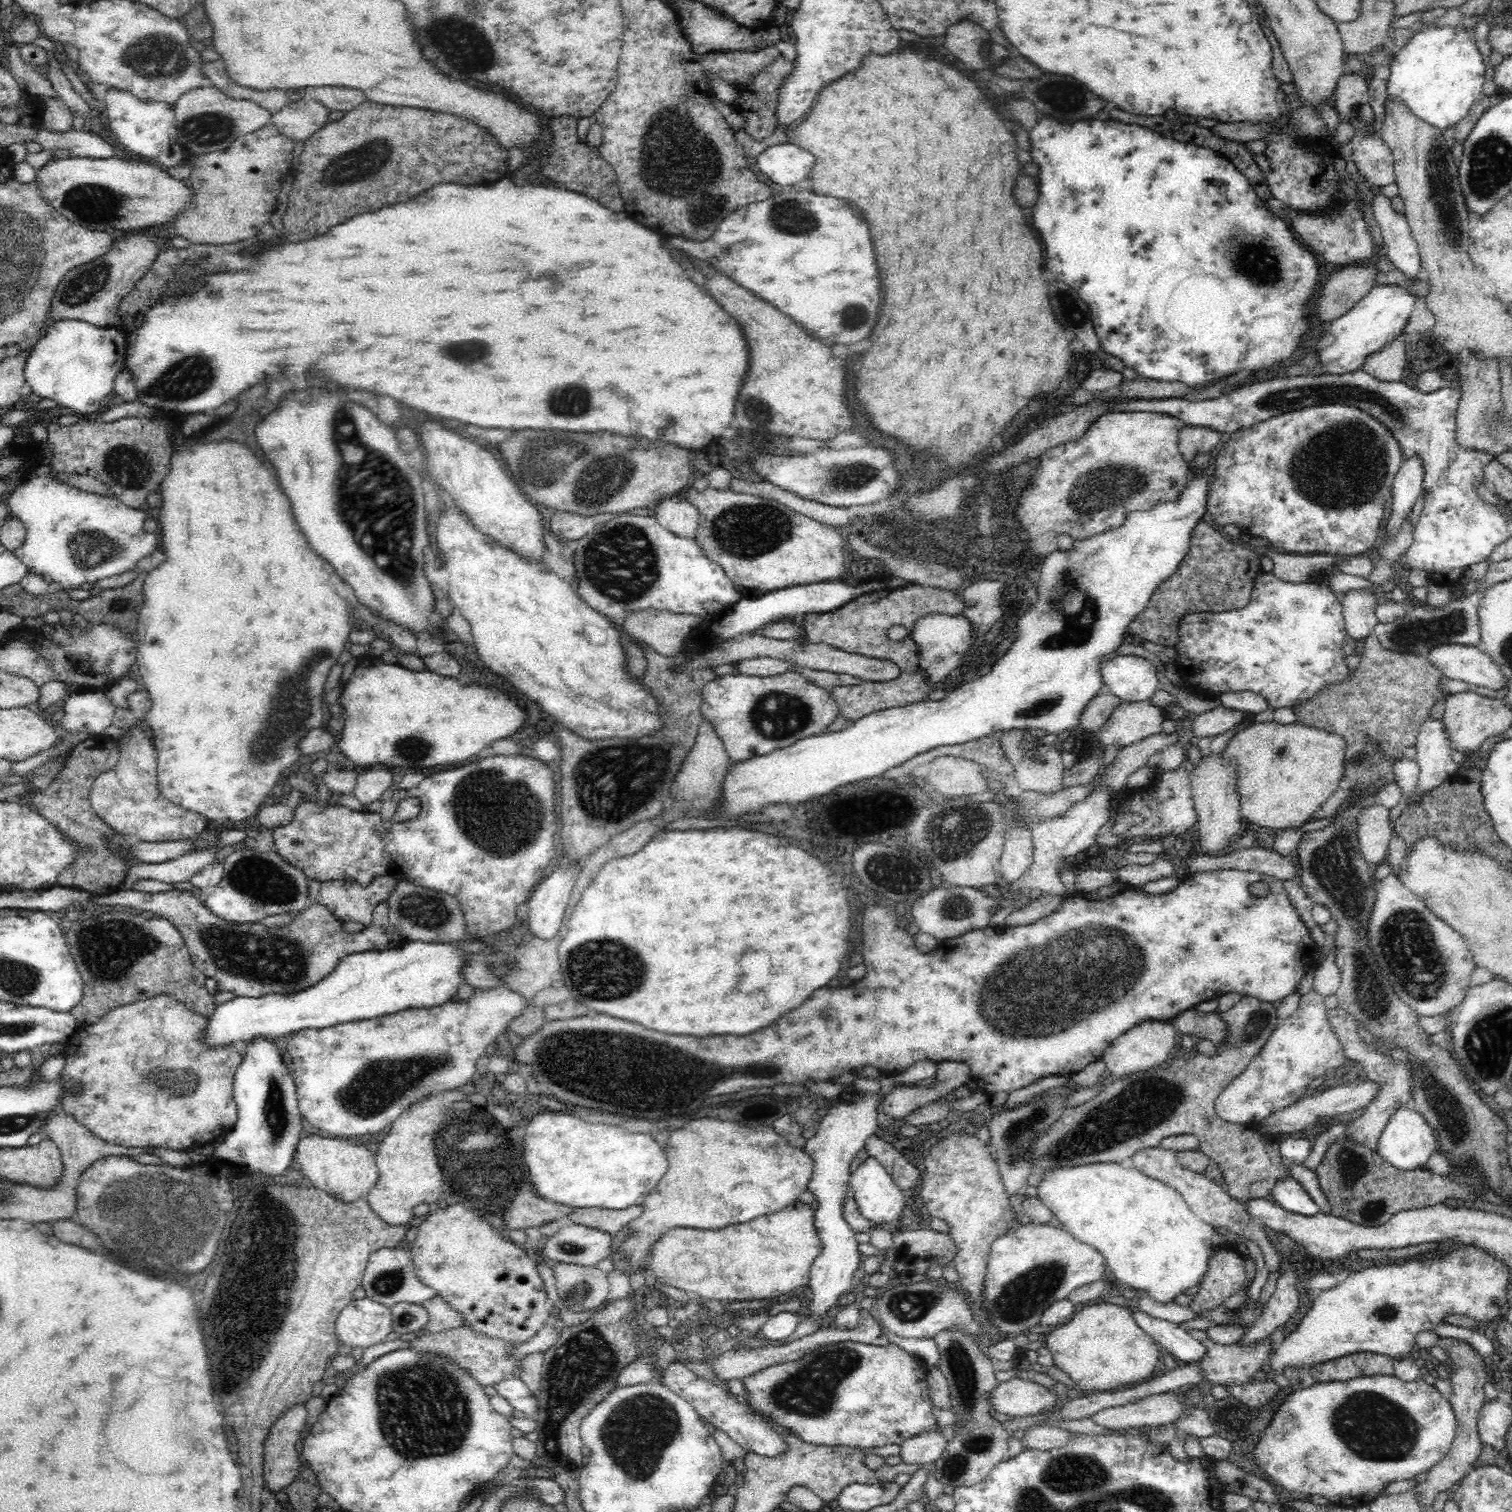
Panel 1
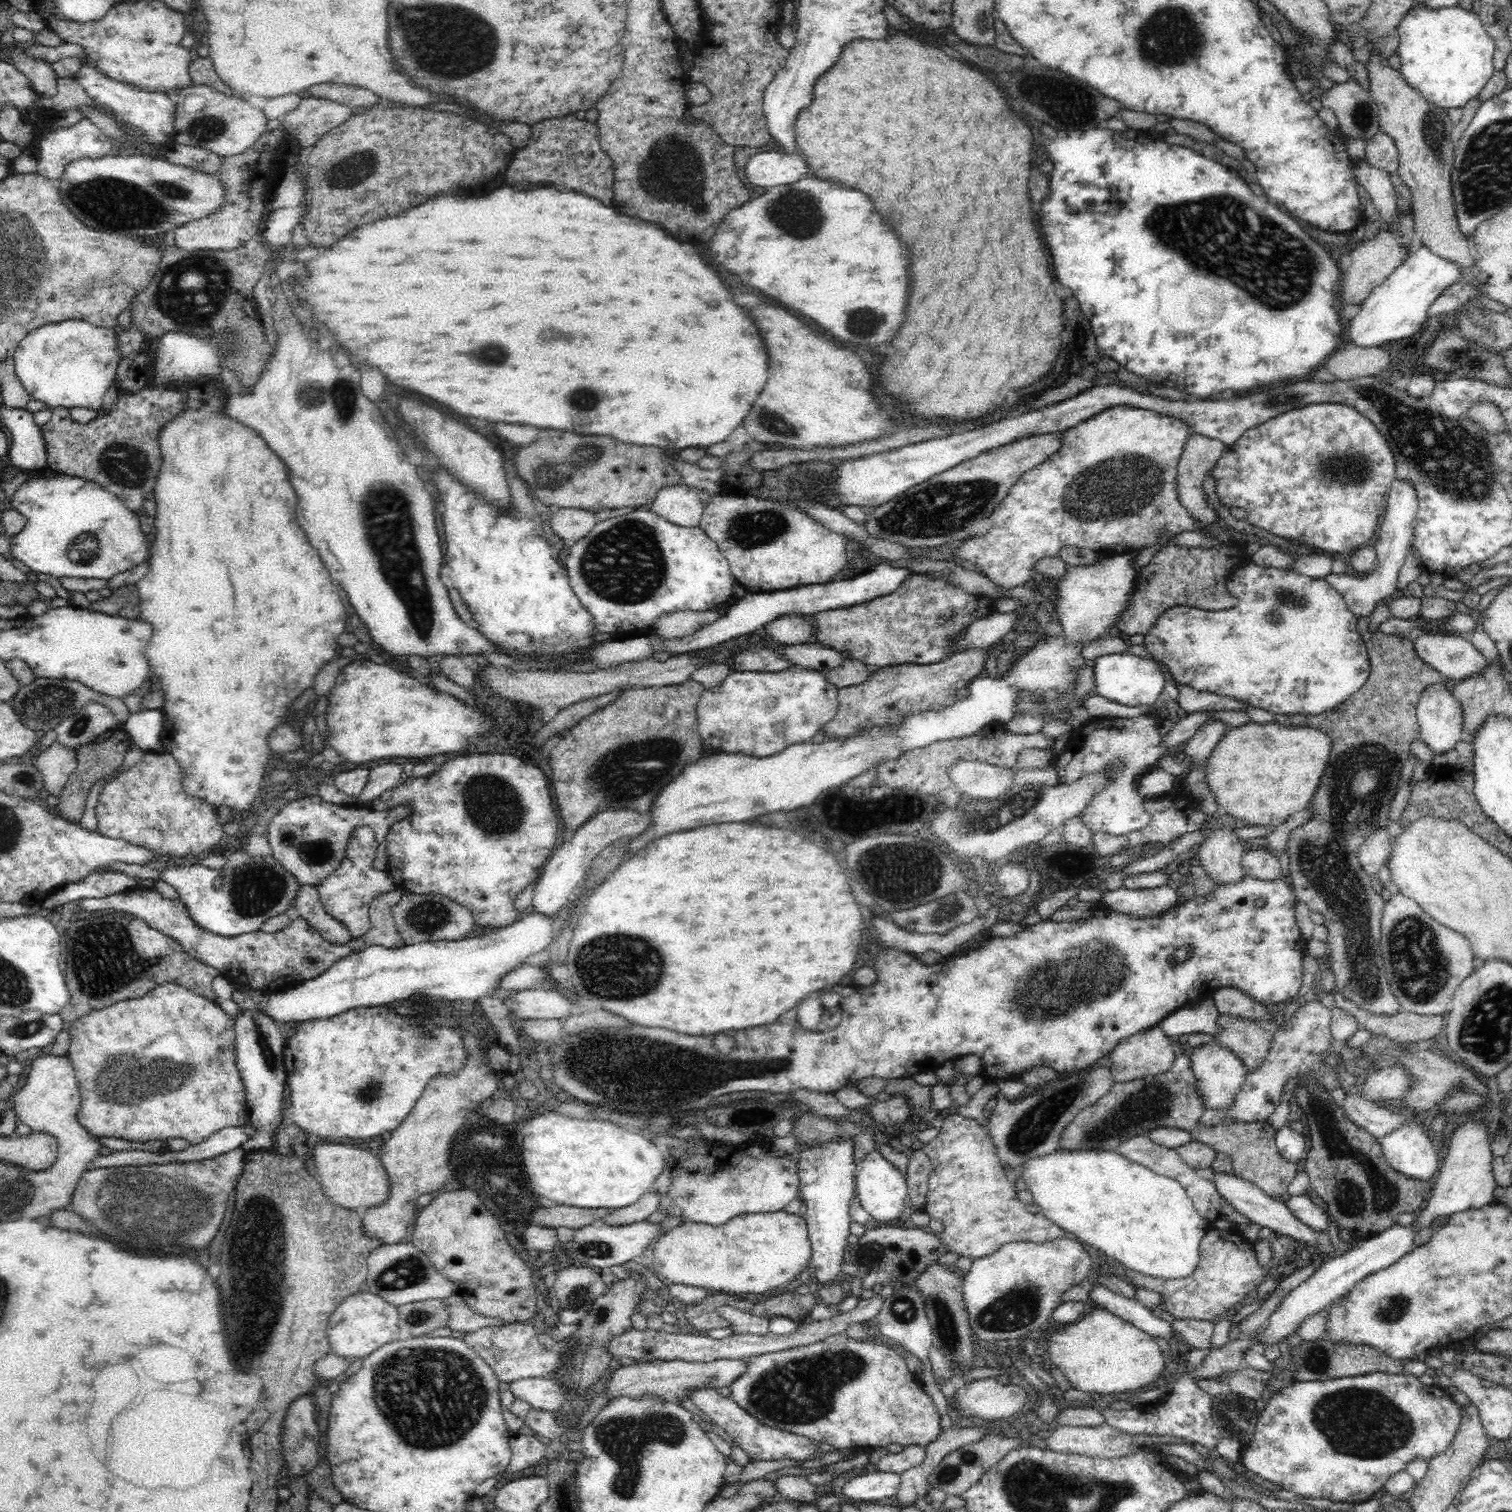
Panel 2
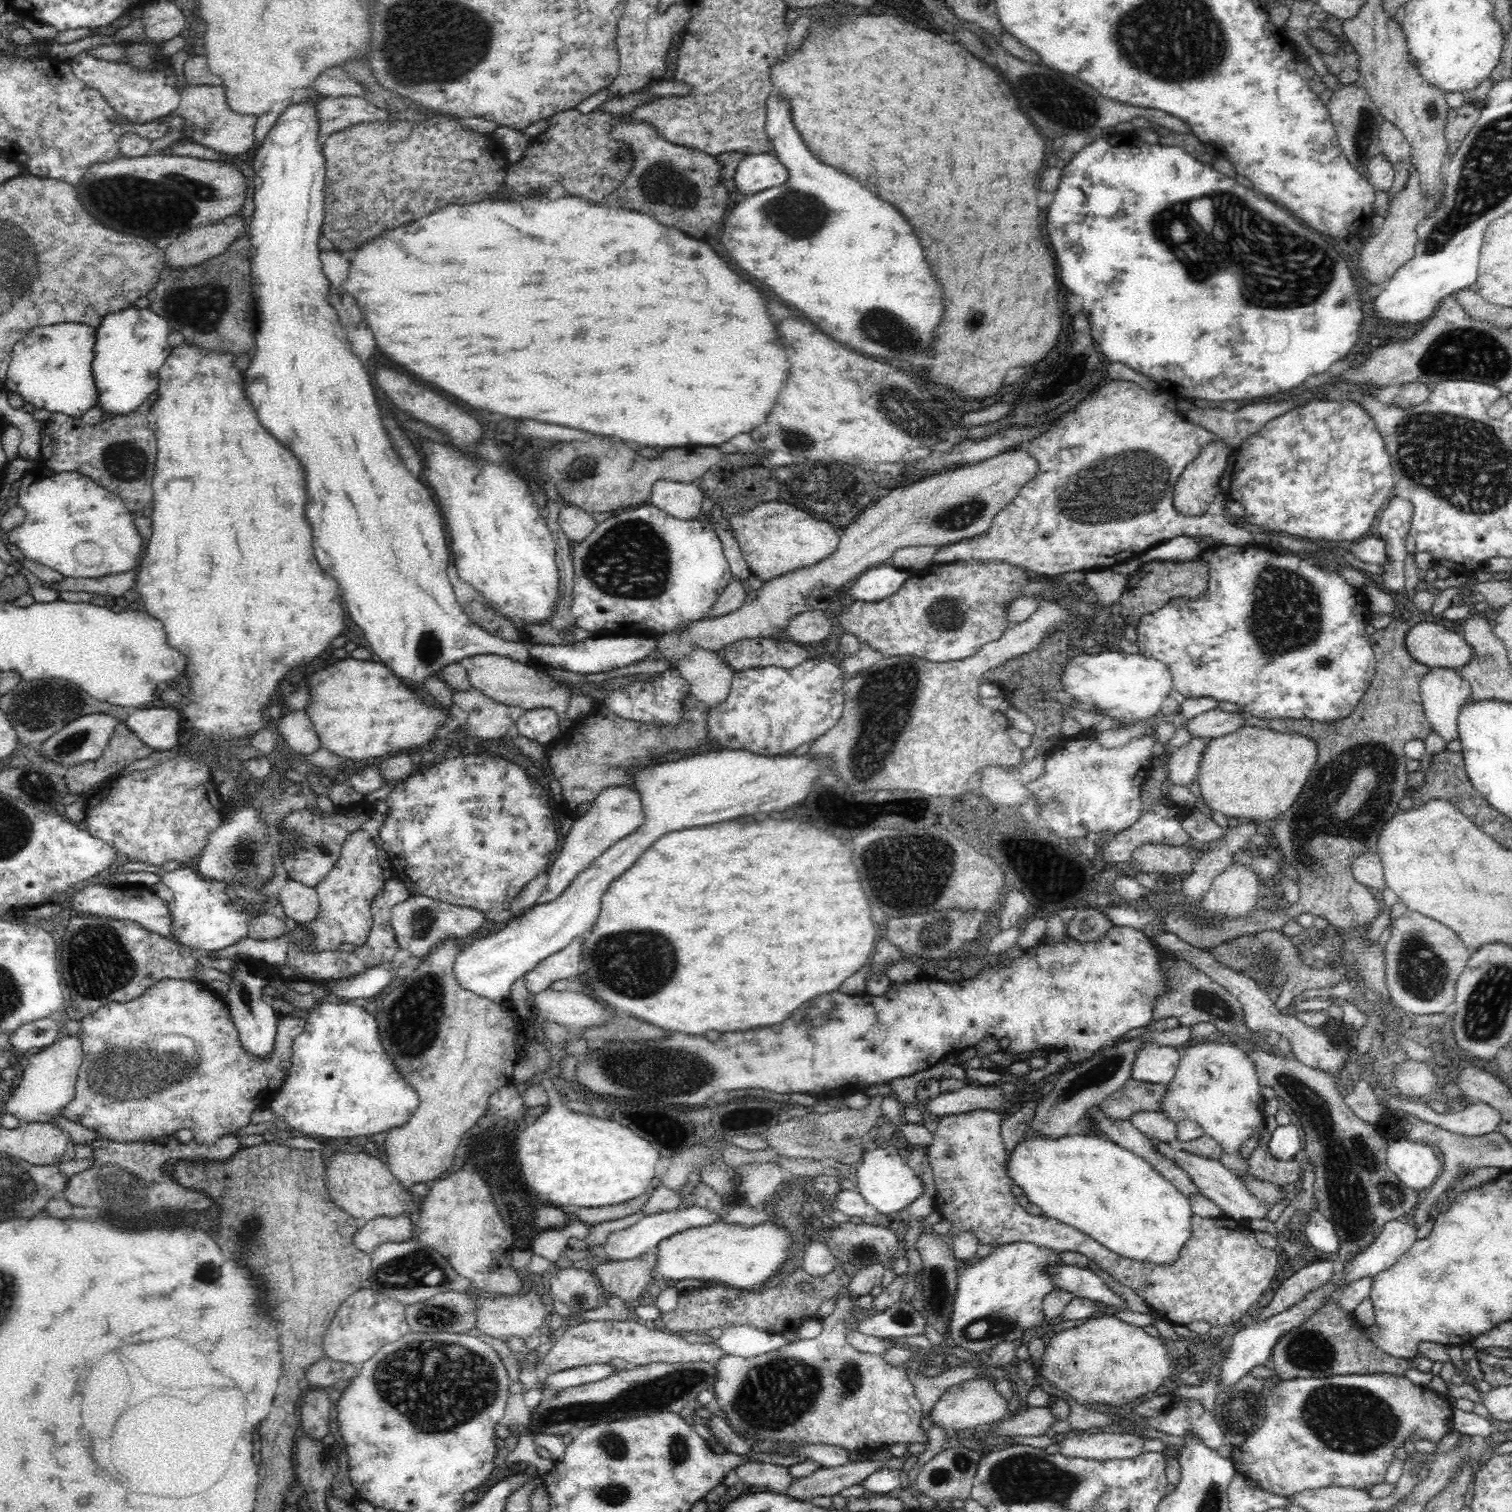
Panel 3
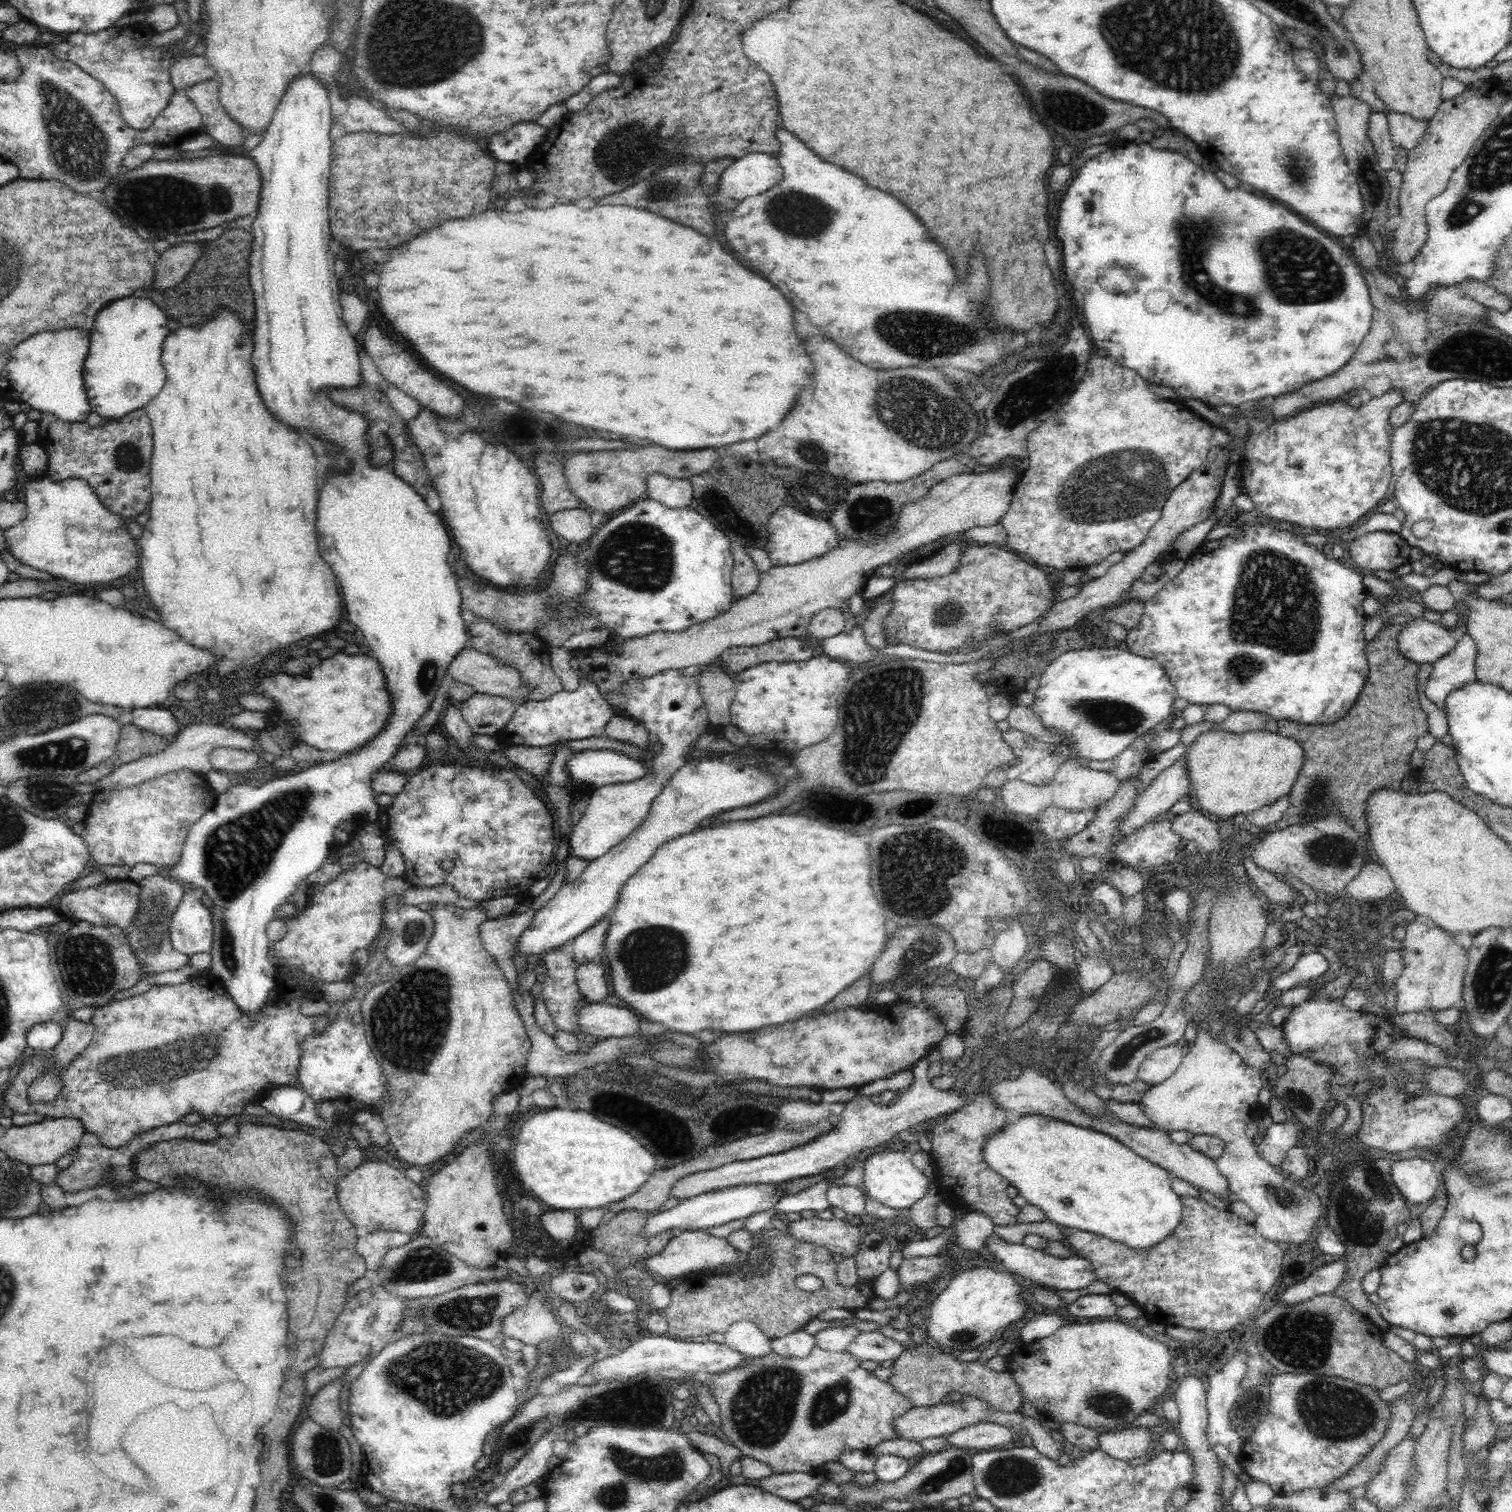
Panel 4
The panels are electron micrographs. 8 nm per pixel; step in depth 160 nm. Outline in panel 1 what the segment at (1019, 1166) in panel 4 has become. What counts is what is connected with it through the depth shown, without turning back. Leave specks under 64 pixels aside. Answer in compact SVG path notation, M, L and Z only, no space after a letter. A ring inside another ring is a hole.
M1098 1162L1091 1165L1053 1169L1041 1174L1036 1187L1037 1197L1060 1221L1061 1228L1076 1240L1093 1246L1107 1262L1108 1273L1128 1288L1148 1290L1148 1294L1166 1304L1186 1288L1196 1287L1207 1270L1212 1252L1213 1226L1198 1218L1186 1199L1176 1189L1142 1174L1135 1168L1123 1168L1119 1163Z

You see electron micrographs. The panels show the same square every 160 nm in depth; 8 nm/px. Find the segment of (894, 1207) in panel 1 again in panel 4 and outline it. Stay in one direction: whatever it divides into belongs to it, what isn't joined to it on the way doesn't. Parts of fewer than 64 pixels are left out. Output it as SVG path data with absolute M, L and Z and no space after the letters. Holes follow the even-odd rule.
M883 1151L874 1153L865 1160L864 1189L866 1196L890 1206L890 1208L910 1208L927 1193L930 1180L910 1161L907 1151Z

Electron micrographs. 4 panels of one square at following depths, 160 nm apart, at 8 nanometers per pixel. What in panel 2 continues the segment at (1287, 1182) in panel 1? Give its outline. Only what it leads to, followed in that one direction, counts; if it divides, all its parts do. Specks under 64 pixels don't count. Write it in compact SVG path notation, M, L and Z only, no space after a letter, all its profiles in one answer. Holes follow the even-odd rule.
M1288 1195L1288 1198L1282 1197L1287 1204L1290 1212L1306 1226L1312 1227L1312 1230L1328 1234L1330 1221L1326 1217L1326 1211L1304 1195Z

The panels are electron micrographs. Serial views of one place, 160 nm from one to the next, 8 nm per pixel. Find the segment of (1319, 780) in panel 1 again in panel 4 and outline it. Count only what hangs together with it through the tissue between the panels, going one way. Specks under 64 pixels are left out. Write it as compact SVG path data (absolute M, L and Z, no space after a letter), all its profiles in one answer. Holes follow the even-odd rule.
M1212 729L1198 734L1183 758L1198 804L1217 818L1237 820L1288 794L1303 765L1304 753L1295 739L1279 733L1264 730L1234 734Z

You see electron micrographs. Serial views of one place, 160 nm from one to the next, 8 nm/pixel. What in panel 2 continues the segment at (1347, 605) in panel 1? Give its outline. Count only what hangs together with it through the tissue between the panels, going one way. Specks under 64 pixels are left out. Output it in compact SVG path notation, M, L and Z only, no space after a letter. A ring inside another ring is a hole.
M1395 479L1387 492L1385 510L1380 518L1380 527L1377 528L1376 536L1371 542L1377 552L1377 563L1373 573L1360 580L1350 575L1337 575L1332 572L1325 576L1324 579L1344 597L1348 608L1358 619L1368 616L1374 610L1376 602L1392 599L1399 594L1397 590L1398 575L1408 550L1411 548L1418 507L1416 489L1404 480Z

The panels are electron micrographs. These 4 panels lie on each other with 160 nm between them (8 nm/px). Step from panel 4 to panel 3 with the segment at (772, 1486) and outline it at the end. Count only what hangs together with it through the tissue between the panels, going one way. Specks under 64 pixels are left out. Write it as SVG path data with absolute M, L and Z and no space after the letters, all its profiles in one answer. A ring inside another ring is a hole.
M892 1457L890 1460L880 1462L867 1459L865 1461L852 1461L832 1468L818 1467L807 1476L794 1477L794 1482L788 1486L786 1495L806 1502L811 1502L812 1499L819 1496L832 1497L845 1488L862 1483L880 1466L902 1469L903 1464L904 1459L902 1457Z

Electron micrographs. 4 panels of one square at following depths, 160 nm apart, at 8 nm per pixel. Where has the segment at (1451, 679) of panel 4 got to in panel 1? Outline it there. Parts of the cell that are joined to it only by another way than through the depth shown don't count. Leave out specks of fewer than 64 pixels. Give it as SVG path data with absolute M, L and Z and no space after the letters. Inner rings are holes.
M1443 715L1439 718L1426 716L1419 726L1415 742L1417 757L1415 761L1420 767L1416 790L1409 797L1407 804L1414 804L1420 794L1436 788L1446 778L1455 774L1457 764L1452 761L1453 748L1445 733Z

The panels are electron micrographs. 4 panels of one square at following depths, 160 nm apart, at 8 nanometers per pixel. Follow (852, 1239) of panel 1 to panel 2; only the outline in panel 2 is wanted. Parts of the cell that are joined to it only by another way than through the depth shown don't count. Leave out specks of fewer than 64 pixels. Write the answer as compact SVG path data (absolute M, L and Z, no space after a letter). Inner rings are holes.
M852 1139L826 1141L809 1149L802 1148L798 1174L799 1192L806 1203L807 1213L804 1217L812 1252L807 1268L819 1284L845 1278L840 1271L840 1264L845 1260L844 1248L847 1244L846 1236L850 1234L848 1224L851 1221L849 1206L855 1196L856 1165L853 1154Z

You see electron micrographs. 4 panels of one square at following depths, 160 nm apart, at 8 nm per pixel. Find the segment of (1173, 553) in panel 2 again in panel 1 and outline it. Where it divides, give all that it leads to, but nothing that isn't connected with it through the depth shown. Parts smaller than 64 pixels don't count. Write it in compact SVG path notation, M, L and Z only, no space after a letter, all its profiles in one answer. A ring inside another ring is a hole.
M1182 427L1179 434L1179 452L1190 467L1200 454L1213 455L1213 451L1221 445L1221 434L1210 428ZM1200 519L1191 532L1191 542L1183 560L1176 566L1175 572L1166 581L1160 582L1151 594L1146 608L1136 614L1134 620L1128 624L1128 632L1143 640L1174 647L1179 641L1179 620L1184 614L1196 612L1224 612L1244 608L1249 602L1252 591L1252 582L1261 574L1260 556L1248 548L1237 546L1228 541L1218 530Z

